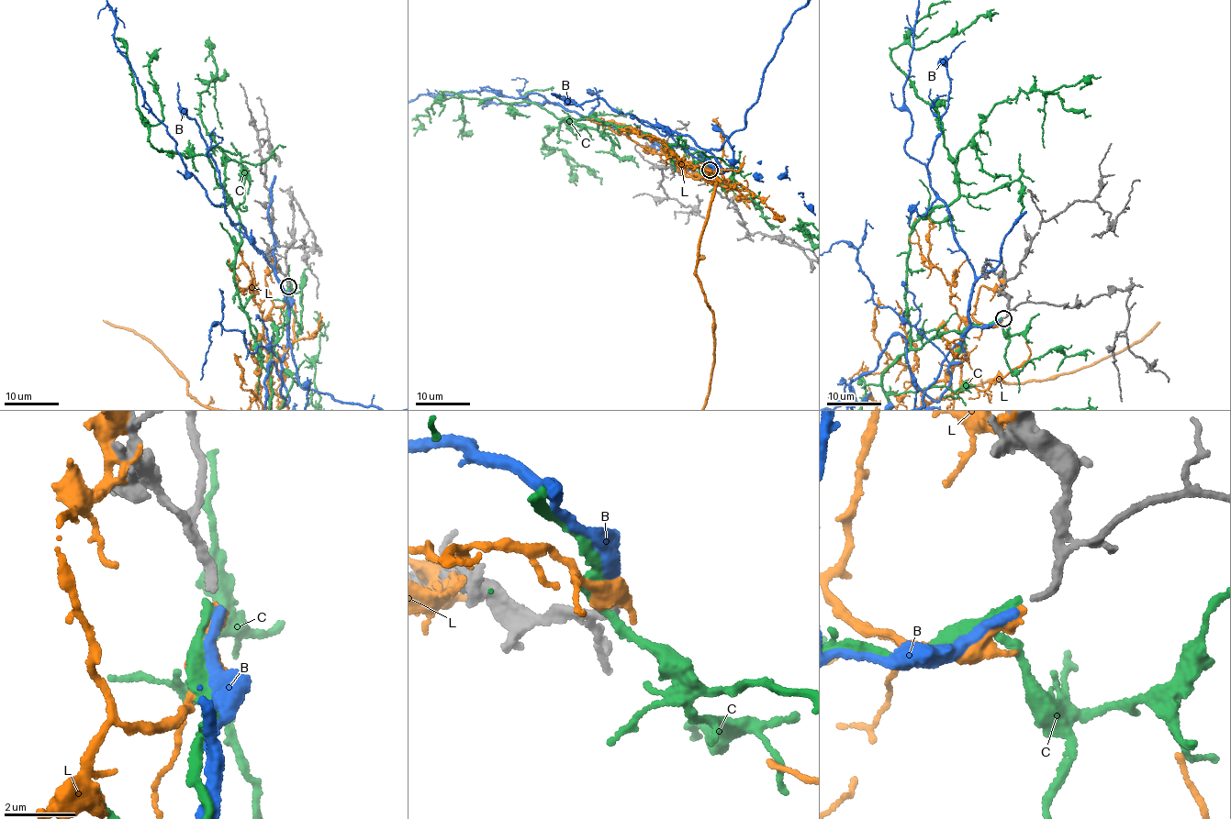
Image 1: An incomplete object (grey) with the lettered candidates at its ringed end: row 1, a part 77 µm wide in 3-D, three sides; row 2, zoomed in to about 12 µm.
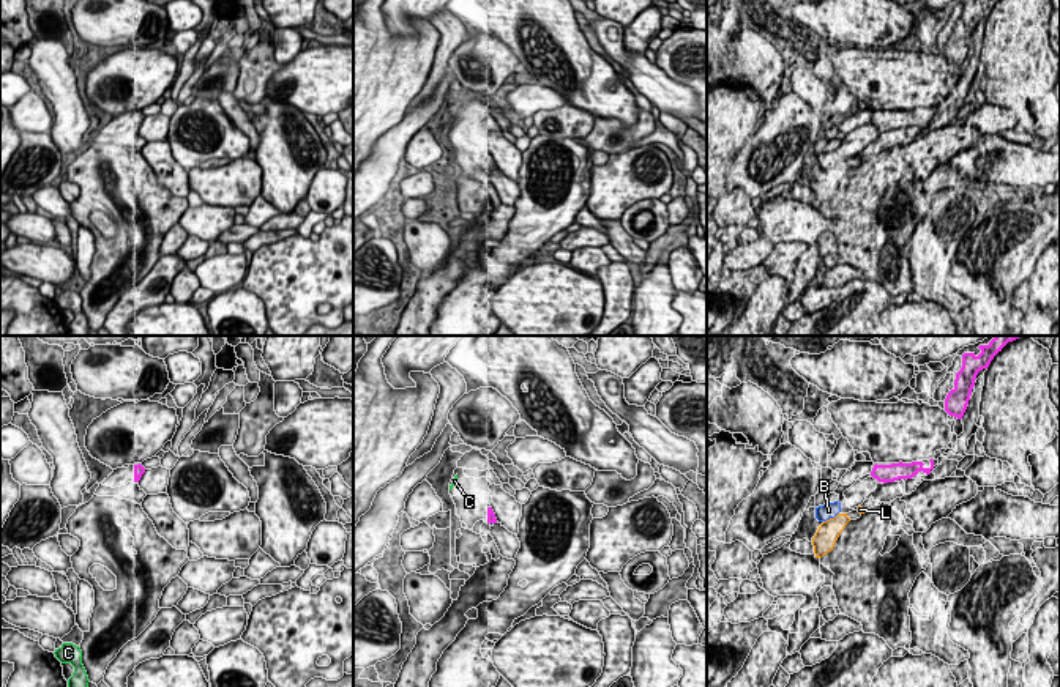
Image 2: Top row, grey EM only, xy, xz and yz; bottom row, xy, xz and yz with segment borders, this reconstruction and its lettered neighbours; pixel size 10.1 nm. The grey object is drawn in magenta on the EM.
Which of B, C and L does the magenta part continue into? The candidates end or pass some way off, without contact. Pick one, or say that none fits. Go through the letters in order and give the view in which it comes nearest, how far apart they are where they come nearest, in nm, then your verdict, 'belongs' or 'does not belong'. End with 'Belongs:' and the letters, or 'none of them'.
B: nearest in yz; 440 nm apart; does not belong
C: nearest in xz; 400 nm apart; belongs
L: nearest in yz; 320 nm apart; does not belong
Belongs: C

